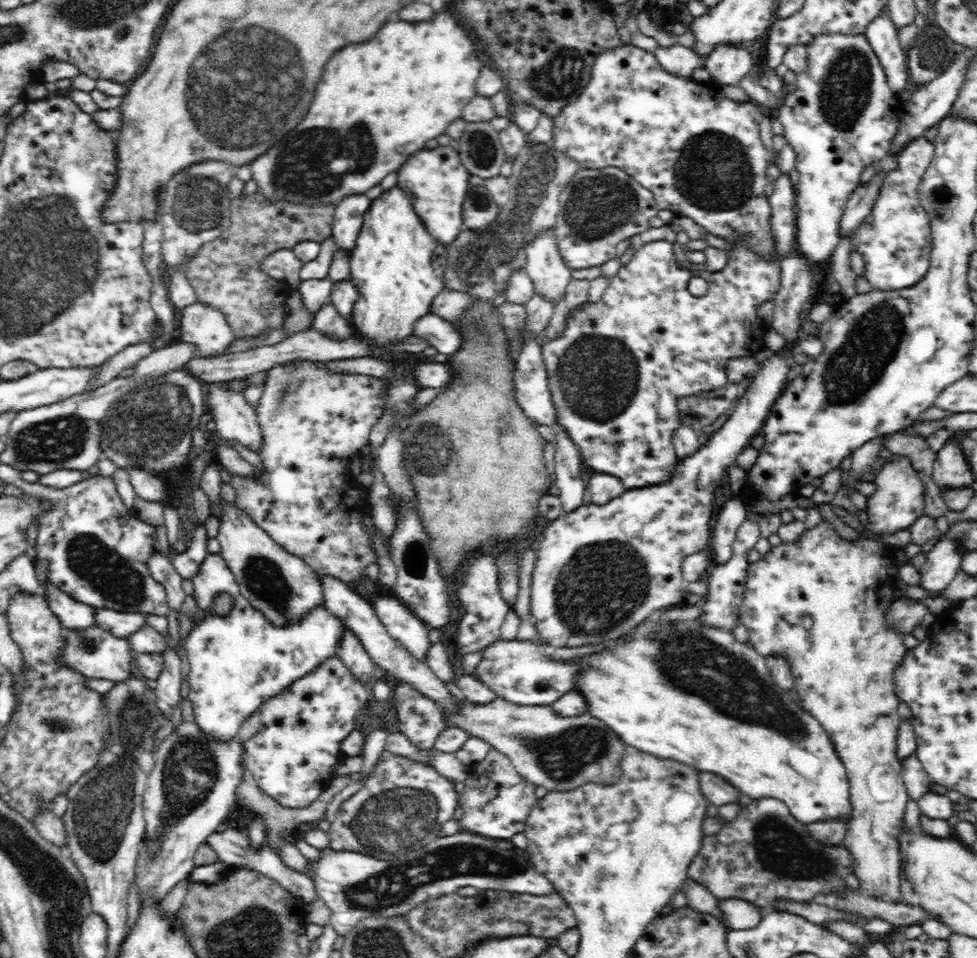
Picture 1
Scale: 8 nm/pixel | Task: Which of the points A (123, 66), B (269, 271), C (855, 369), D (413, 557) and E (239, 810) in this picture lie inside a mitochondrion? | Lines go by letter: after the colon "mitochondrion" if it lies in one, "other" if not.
A: other
B: other
C: mitochondrion
D: mitochondrion
E: other

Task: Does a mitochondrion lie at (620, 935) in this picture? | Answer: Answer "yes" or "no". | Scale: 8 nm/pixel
no

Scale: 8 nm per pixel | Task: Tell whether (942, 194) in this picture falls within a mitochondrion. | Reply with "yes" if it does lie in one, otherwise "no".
yes

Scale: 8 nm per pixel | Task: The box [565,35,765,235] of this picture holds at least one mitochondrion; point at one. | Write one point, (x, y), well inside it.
(713, 172)

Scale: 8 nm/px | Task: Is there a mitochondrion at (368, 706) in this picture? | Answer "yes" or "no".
no

